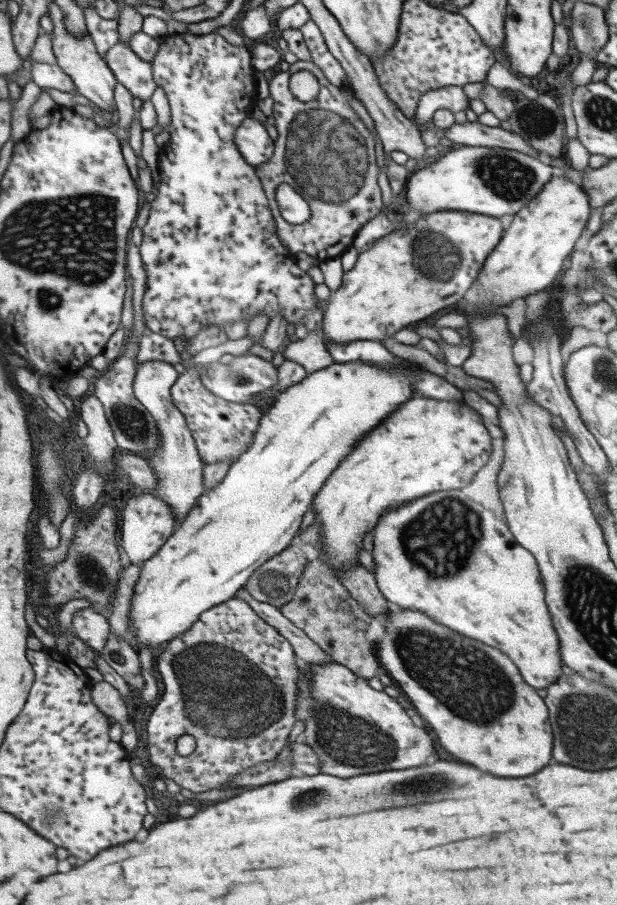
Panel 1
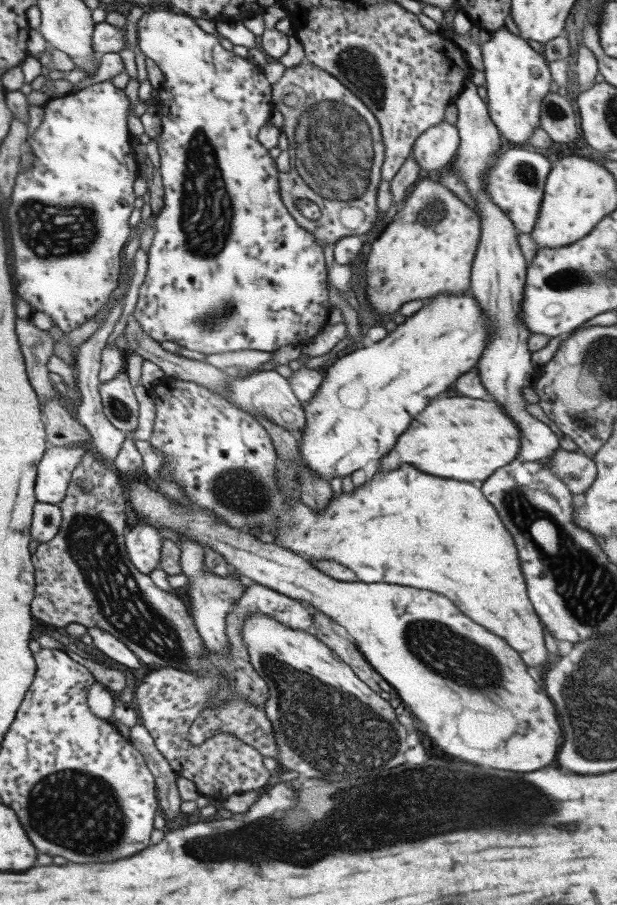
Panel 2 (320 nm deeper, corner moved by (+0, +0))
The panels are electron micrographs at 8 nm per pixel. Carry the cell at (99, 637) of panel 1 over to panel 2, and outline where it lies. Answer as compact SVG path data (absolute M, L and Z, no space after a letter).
M97 626L88 627L88 635L94 641L95 647L109 659L115 660L128 669L138 669L143 666L142 660L125 644L125 641L119 640L117 636L113 636L105 629Z

